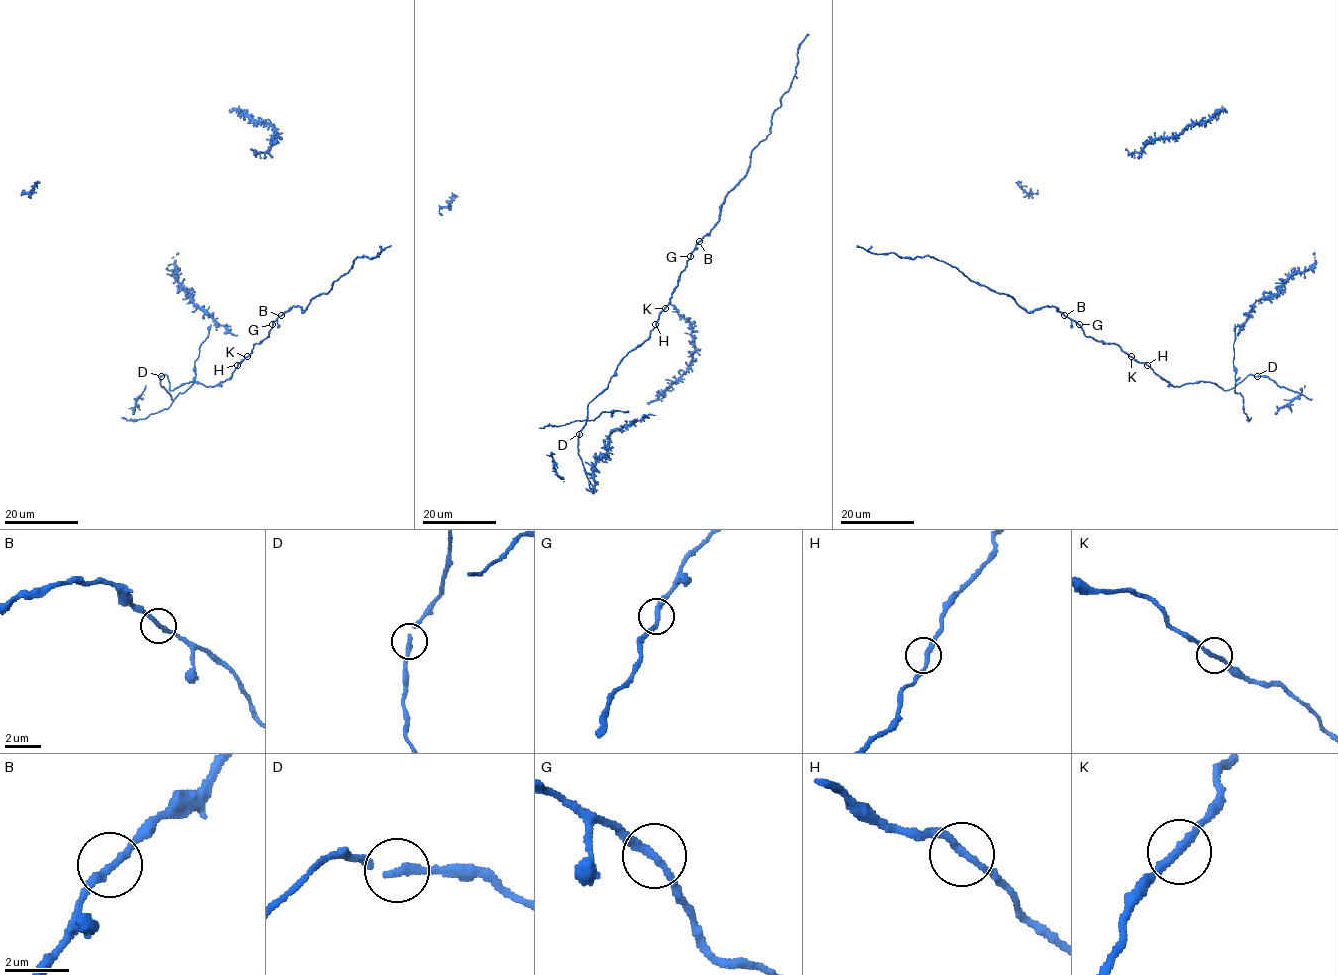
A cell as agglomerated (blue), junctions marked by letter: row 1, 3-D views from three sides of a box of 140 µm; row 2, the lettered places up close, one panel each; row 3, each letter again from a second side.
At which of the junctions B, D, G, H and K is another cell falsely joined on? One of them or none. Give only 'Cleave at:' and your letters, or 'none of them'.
Cleave at: B

